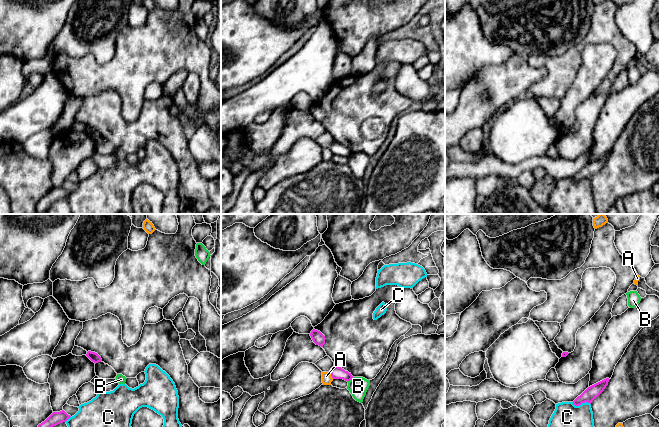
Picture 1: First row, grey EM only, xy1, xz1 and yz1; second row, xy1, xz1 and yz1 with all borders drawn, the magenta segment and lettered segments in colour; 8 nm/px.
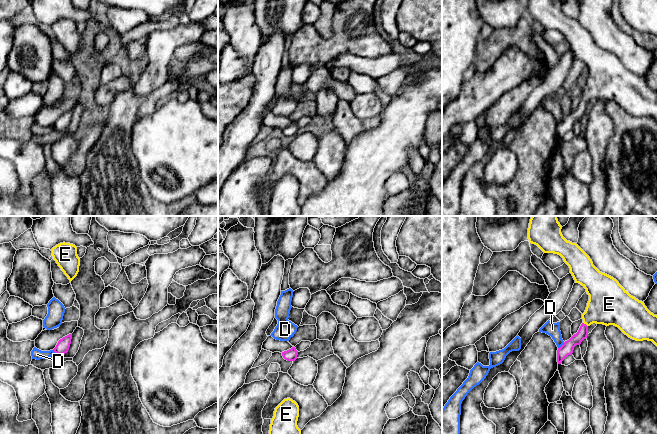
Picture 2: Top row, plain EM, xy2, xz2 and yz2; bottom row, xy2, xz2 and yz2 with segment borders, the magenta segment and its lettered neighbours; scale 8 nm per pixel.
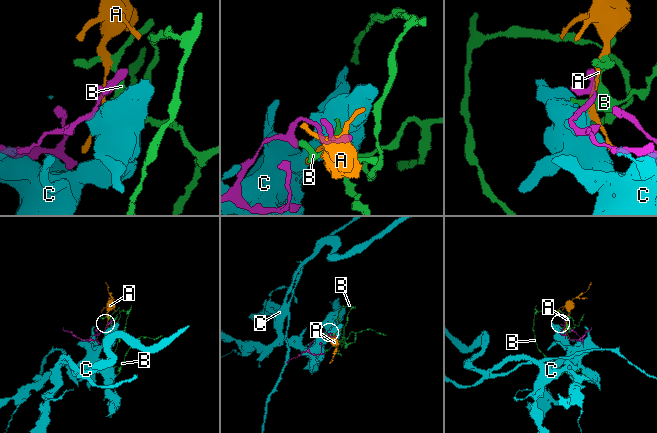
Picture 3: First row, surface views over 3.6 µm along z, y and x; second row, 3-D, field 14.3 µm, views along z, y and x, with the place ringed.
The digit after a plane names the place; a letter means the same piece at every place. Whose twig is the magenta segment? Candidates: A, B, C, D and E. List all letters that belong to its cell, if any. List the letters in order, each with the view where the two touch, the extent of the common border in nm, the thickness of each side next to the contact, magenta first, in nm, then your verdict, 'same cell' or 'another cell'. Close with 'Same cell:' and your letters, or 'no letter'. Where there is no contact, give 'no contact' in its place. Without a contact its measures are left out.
A: contact in xz1; length 70 nm; calibres 100 and 80 nm; another cell
B: contact in xz1; length 70 nm; calibres 100 and 160 nm; another cell
C: contact in yz1; length 150 nm; calibres 100 and 200 nm; another cell
D: contact in yz2; length 80 nm; calibres 100 and 110 nm; another cell
E: contact in yz2; length 50 nm; calibres 100 and 340 nm; same cell
Same cell: E

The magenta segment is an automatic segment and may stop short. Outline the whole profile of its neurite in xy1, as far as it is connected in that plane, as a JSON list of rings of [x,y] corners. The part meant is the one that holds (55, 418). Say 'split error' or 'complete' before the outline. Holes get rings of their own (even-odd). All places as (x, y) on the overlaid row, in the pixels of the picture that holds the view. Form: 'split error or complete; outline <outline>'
complete; outline [[[64,410],[60,412],[53,412],[44,422],[38,425],[38,427],[53,427],[60,423],[66,422],[71,416]]]

